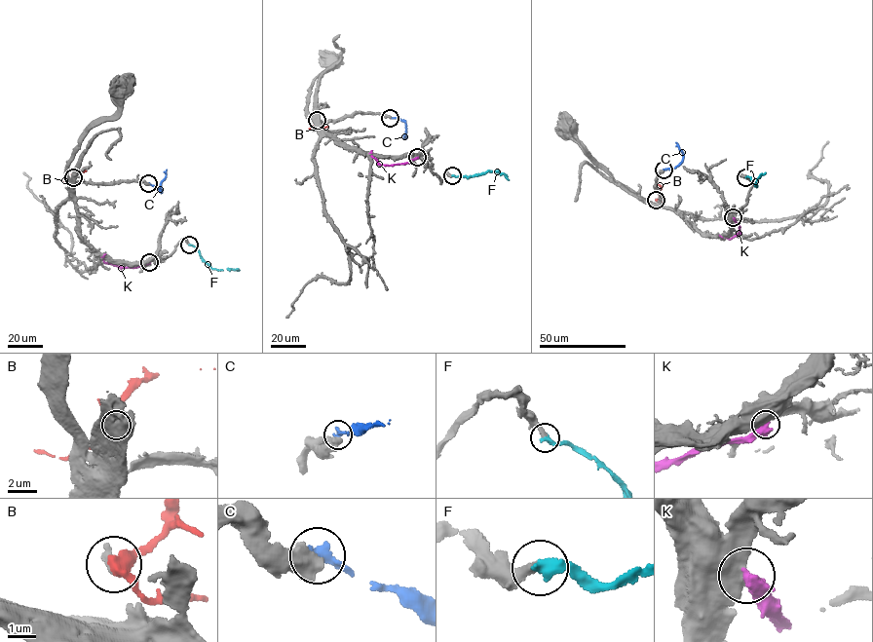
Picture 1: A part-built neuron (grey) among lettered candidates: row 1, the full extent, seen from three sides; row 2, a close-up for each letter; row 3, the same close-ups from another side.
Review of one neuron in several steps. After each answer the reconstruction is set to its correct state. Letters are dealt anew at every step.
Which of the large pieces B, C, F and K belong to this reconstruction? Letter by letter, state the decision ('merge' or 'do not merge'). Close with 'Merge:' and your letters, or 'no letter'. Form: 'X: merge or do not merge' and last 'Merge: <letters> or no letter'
B: do not merge
C: do not merge
F: merge
K: do not merge
Merge: F

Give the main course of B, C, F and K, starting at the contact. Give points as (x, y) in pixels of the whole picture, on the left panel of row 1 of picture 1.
B: (73, 177), (77, 172), (86, 170)
C: (148, 183), (161, 192), (167, 169)
F: (189, 245), (197, 247), (211, 268), (240, 270)
K: (149, 262), (122, 267), (104, 262), (102, 257), (105, 254)

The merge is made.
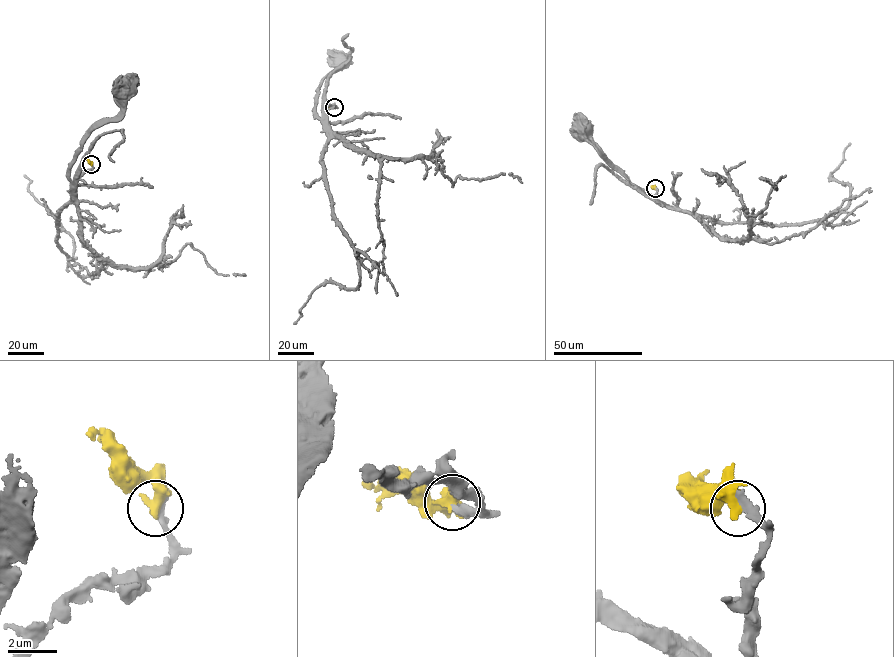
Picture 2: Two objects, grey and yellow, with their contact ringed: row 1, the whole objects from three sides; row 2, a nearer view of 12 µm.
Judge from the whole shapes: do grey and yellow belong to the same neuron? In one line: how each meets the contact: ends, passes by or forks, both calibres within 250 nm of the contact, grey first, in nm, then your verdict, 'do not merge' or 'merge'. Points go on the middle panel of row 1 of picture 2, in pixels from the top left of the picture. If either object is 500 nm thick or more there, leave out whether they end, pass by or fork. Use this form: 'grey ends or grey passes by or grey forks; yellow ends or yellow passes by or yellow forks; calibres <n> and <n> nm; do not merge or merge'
grey ends; yellow passes by; calibres 380 and 400 nm; merge

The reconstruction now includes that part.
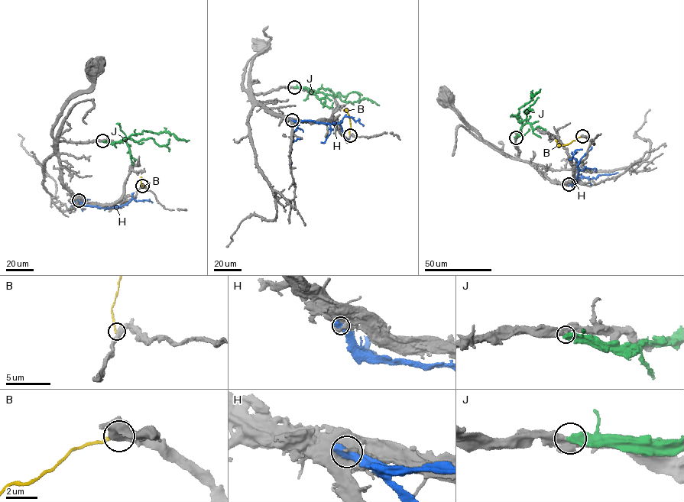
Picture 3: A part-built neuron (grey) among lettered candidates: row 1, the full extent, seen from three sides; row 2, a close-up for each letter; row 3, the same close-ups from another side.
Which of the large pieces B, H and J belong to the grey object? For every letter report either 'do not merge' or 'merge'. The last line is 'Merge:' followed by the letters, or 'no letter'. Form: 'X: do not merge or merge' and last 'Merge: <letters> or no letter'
B: do not merge
H: do not merge
J: do not merge
Merge: no letter

